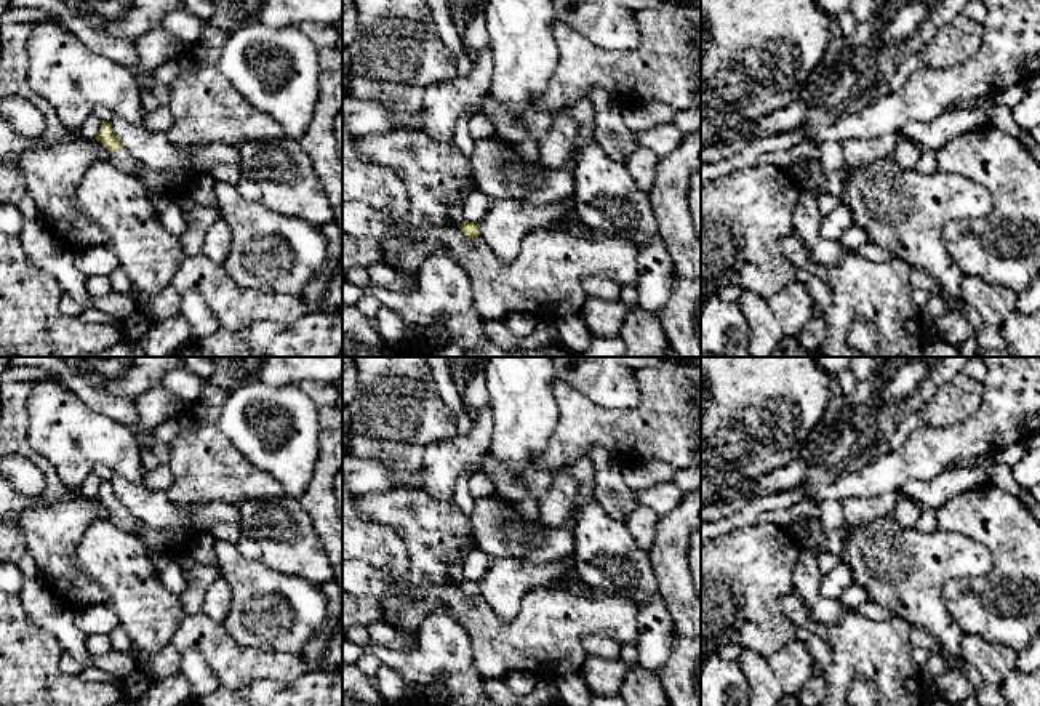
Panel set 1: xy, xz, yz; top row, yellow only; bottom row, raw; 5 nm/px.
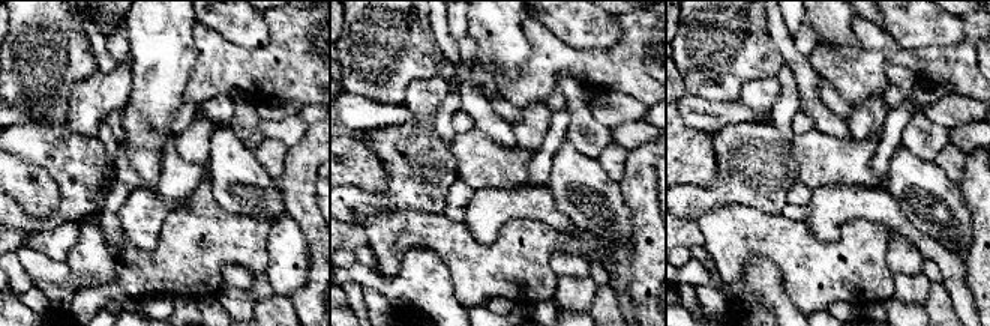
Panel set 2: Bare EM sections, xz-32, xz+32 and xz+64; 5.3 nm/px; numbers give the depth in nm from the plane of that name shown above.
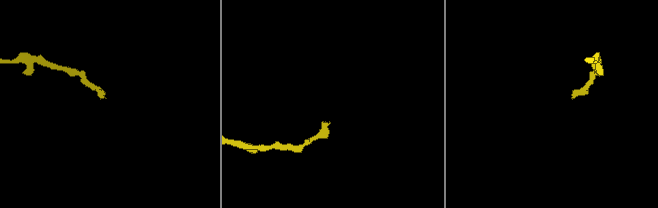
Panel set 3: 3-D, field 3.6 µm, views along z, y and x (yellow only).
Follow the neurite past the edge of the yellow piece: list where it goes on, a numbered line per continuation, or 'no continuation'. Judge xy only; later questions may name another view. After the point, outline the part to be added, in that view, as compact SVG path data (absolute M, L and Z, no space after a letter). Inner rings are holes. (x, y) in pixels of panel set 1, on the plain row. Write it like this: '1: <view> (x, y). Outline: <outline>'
1: xy (120, 517). Outline: M120 507L117 511L110 511L110 522L115 527L118 527L125 532L134 533L136 536L141 538L142 523L139 520L133 519L125 507Z

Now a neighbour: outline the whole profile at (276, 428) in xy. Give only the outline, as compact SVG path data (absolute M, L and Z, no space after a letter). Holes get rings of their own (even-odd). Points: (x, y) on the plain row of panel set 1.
M299 384L230 391L219 407L218 424L250 463L280 482L286 496L299 499L306 493L318 455L318 407Z

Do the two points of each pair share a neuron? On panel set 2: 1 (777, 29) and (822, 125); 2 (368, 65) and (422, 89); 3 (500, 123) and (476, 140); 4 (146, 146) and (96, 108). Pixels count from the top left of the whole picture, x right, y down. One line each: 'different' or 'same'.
1: same
2: different
3: different
4: different

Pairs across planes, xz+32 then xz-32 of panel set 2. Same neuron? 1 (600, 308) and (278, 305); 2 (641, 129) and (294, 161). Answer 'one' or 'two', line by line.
1: one
2: two

